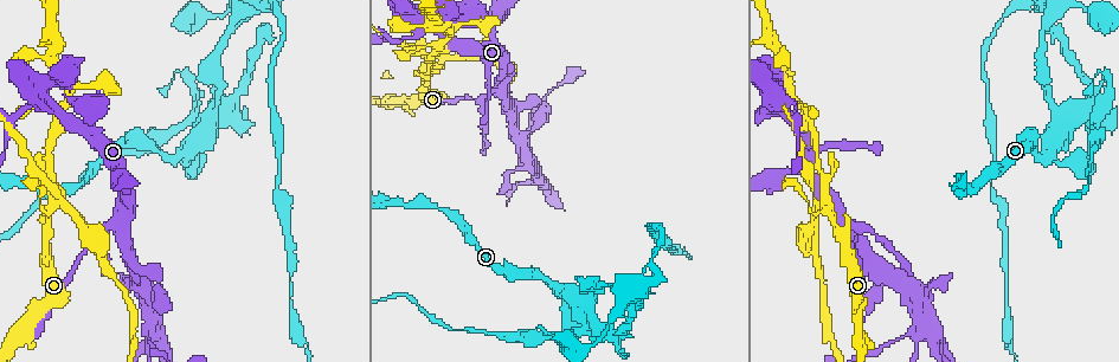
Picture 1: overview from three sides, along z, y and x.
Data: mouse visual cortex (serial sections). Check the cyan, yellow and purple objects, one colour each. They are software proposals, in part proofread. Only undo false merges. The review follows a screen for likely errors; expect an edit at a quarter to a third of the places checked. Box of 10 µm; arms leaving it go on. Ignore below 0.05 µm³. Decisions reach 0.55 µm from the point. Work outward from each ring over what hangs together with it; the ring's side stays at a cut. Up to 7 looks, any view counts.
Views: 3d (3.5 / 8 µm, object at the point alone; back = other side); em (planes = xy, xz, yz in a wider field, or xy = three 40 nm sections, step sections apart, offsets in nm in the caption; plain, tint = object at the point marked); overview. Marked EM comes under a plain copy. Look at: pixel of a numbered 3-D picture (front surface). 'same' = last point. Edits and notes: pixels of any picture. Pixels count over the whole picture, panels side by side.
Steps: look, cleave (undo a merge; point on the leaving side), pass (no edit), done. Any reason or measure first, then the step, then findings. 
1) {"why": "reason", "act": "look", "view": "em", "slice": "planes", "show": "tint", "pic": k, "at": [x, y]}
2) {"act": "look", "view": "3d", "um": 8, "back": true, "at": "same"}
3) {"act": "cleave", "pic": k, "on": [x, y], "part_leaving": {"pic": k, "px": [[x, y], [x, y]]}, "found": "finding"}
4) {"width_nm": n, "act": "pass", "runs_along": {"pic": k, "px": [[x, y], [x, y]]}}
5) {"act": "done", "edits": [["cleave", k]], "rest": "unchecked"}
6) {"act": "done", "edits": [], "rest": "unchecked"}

{"why": "arms part here", "act": "look", "view": "3d", "um": 3.5, "back": true, "pic": 1, "at": [500, 89]}

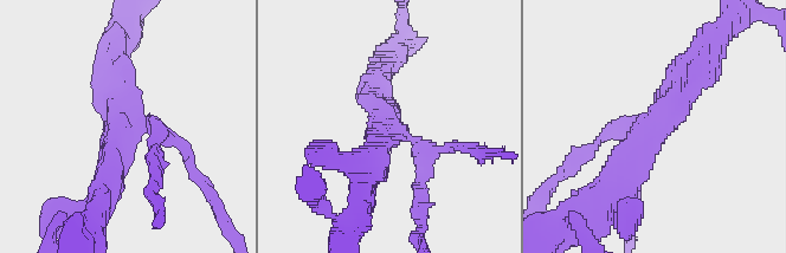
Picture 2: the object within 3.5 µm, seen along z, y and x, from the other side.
{"act": "look", "view": "em", "slice": "xy", "step": 1, "show": "tint", "pic": 2, "at": [119, 124]}

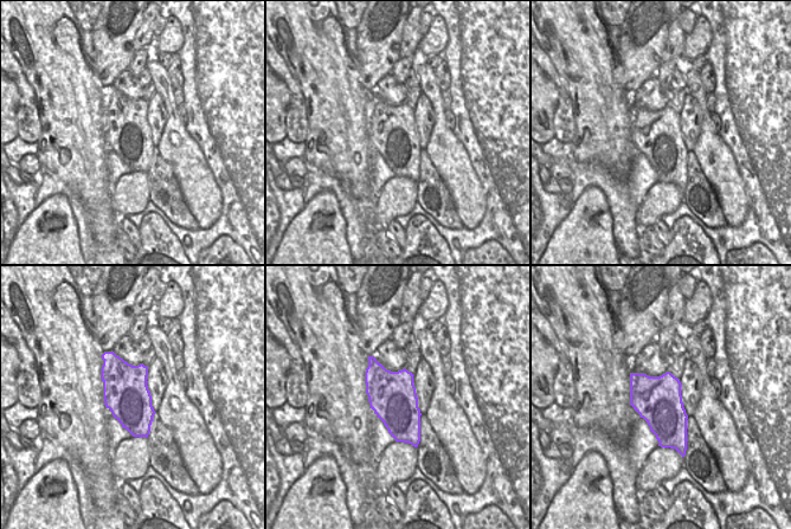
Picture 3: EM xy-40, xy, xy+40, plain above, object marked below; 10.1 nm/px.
{"why": "another direction", "act": "look", "view": "em", "slice": "planes", "show": "tint", "at": "same"}

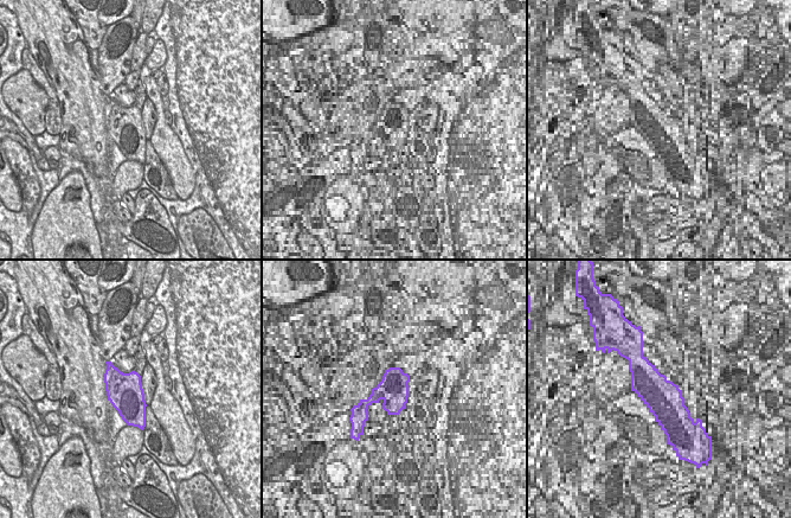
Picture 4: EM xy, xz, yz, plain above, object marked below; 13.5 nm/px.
{"width_nm": 480, "act": "cleave", "pic": 2, "on": [180, 142], "part_leaving": {"pic": 2, "px": [[145, 123], [185, 151], [218, 206]]}, "found": "a second cell is stuck on"}

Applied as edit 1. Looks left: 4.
{"why": "thin neck", "act": "look", "view": "3d", "um": 8, "pic": 1, "at": [54, 202]}

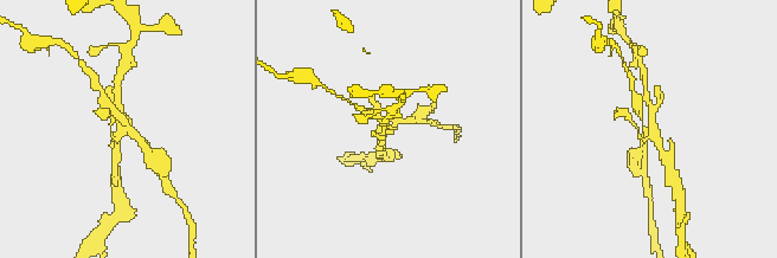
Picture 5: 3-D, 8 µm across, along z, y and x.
{"why": "shape alone is not enough", "act": "look", "view": "em", "slice": "xy", "step": 5, "show": "tint", "at": "same"}

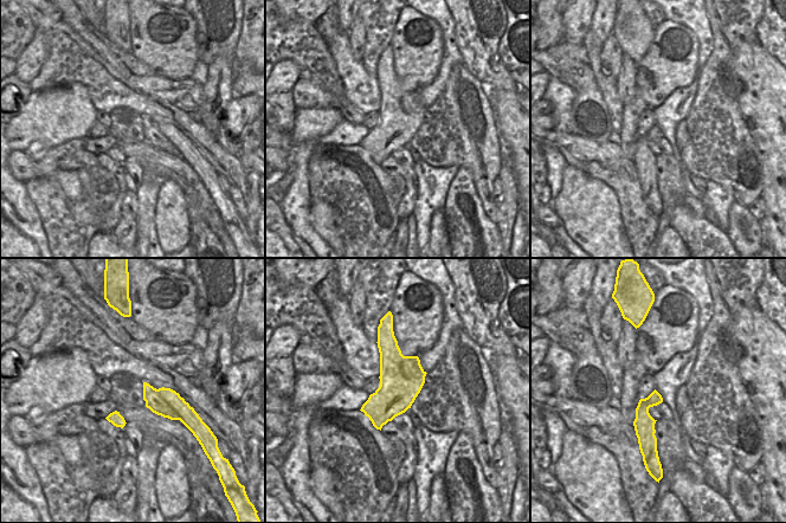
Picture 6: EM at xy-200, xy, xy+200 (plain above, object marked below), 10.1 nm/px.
{"act": "cleave", "pic": 5, "on": [146, 146], "found": "a second cell is stuck on"}

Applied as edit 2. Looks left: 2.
{"act": "done", "edits": [["cleave", 2], ["cleave", 5]], "rest": "unchecked"}

